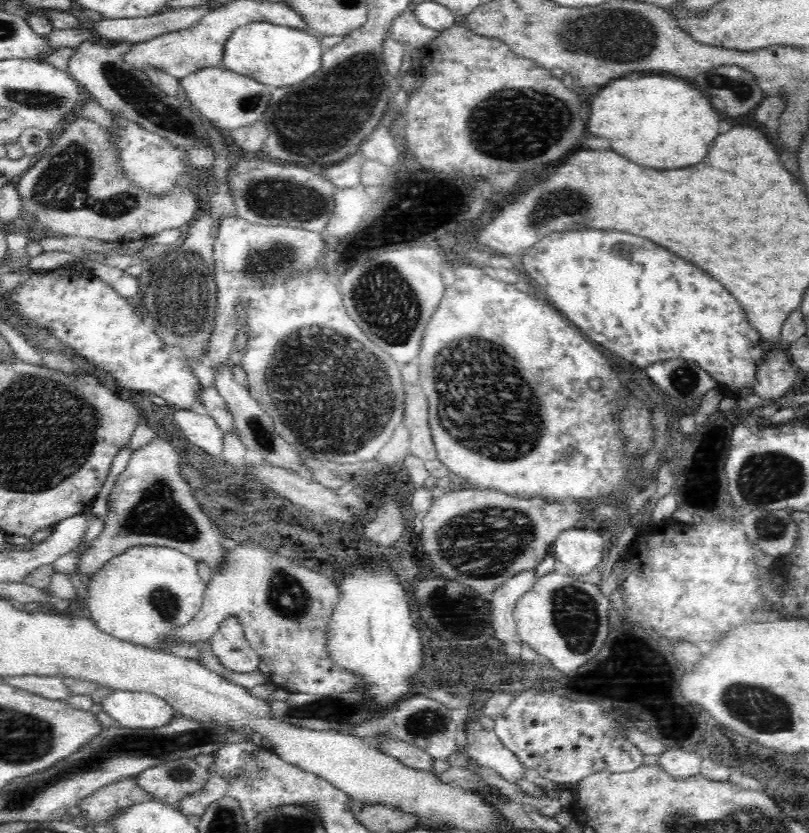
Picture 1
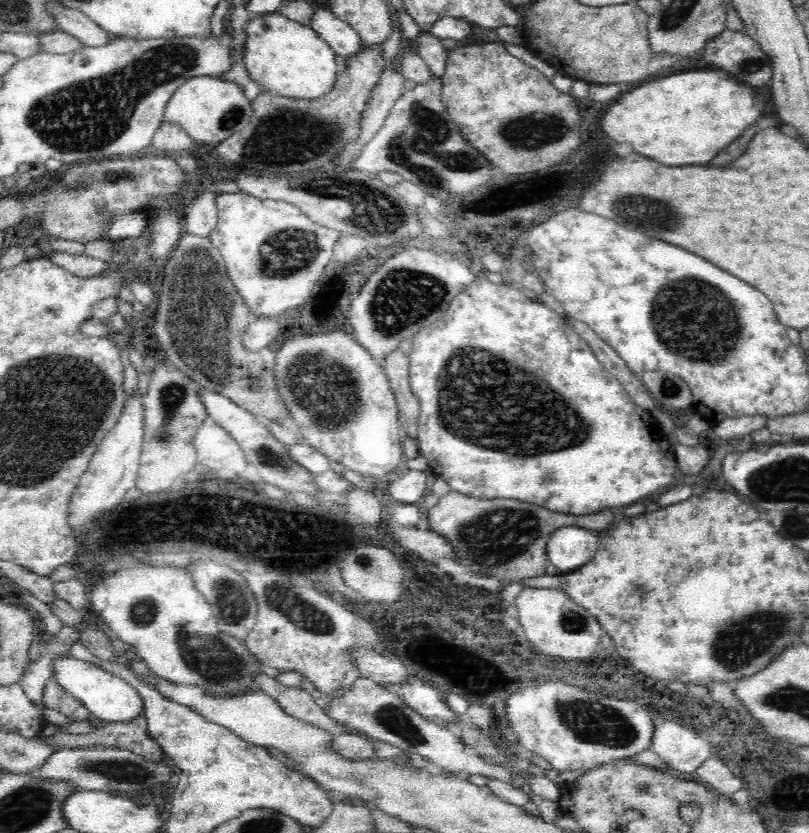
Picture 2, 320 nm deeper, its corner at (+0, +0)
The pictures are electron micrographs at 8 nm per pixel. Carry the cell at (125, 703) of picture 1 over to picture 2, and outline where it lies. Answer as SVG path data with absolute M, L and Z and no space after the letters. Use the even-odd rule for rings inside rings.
M58 657L53 662L53 678L65 692L77 698L96 719L104 719L110 723L128 722L143 713L143 698L136 689L128 685L124 679L89 662L88 659Z

